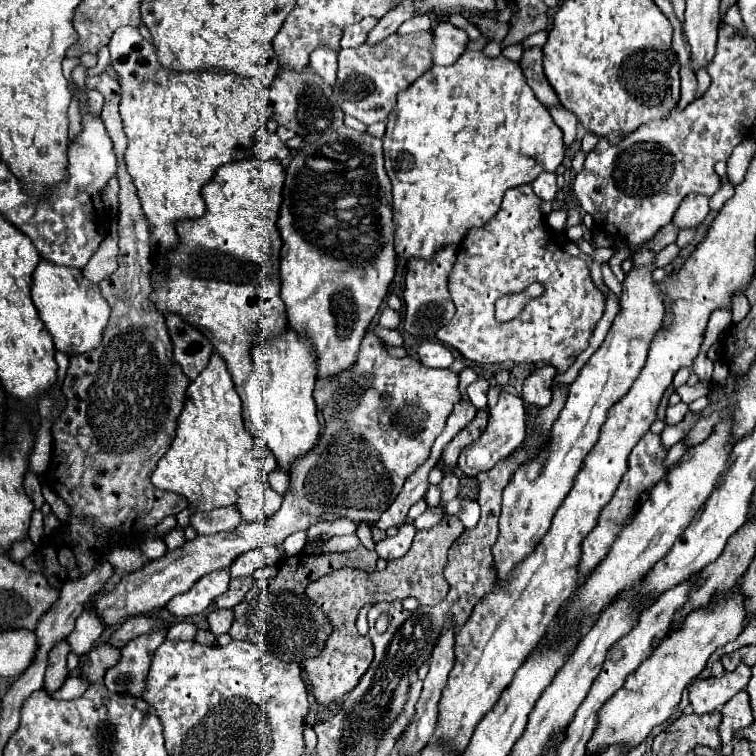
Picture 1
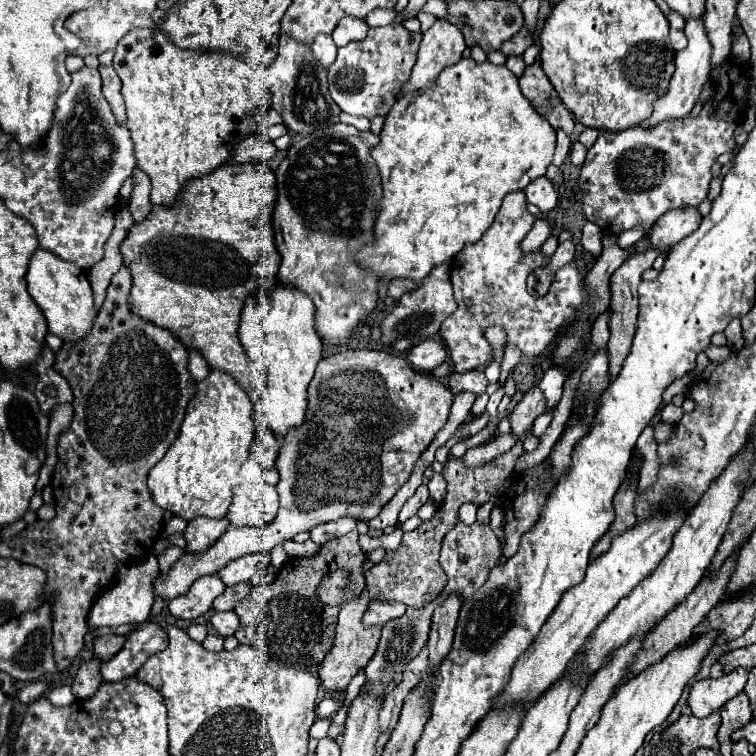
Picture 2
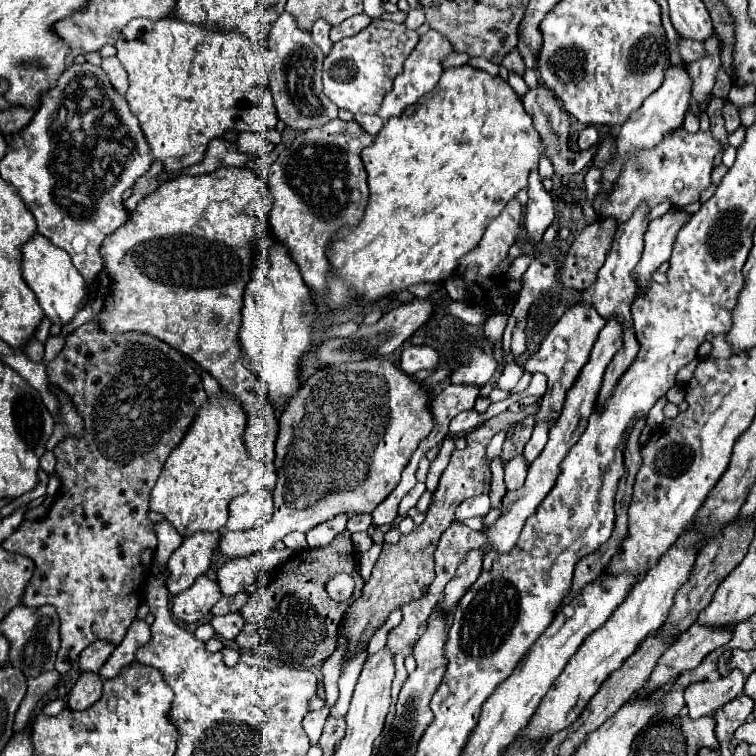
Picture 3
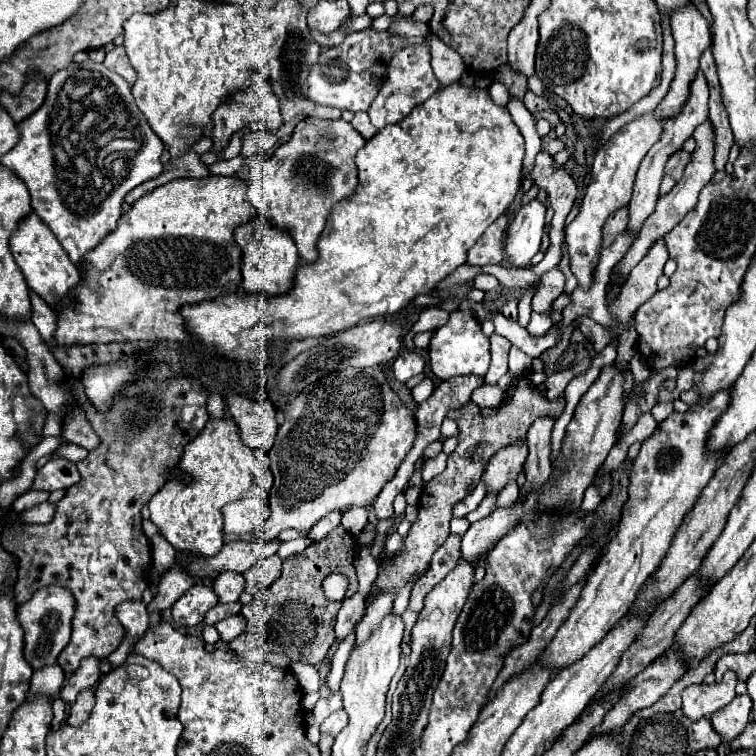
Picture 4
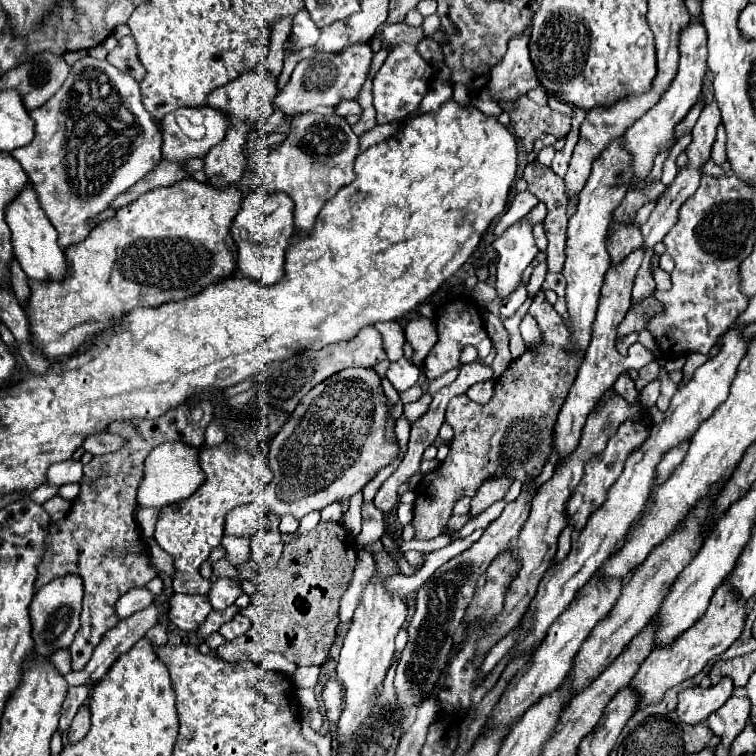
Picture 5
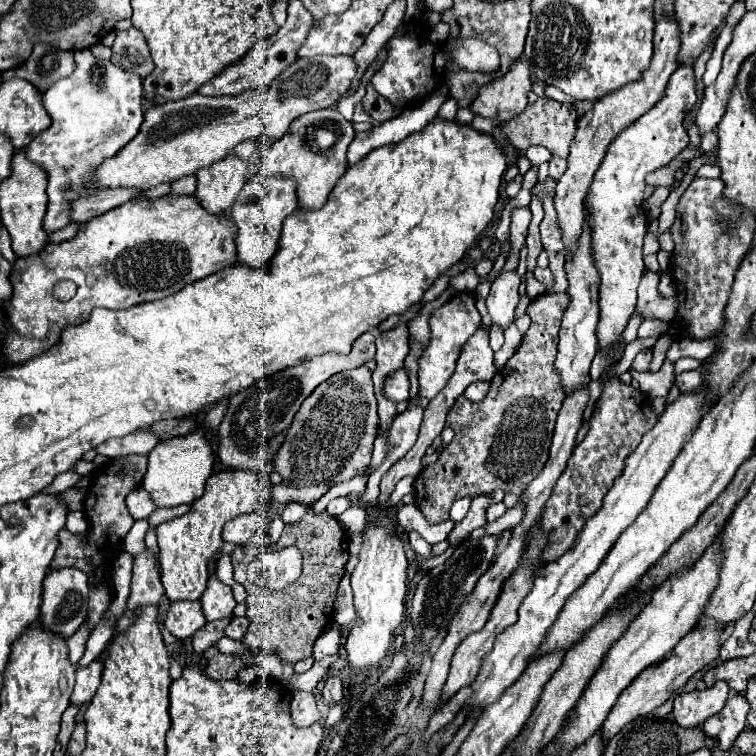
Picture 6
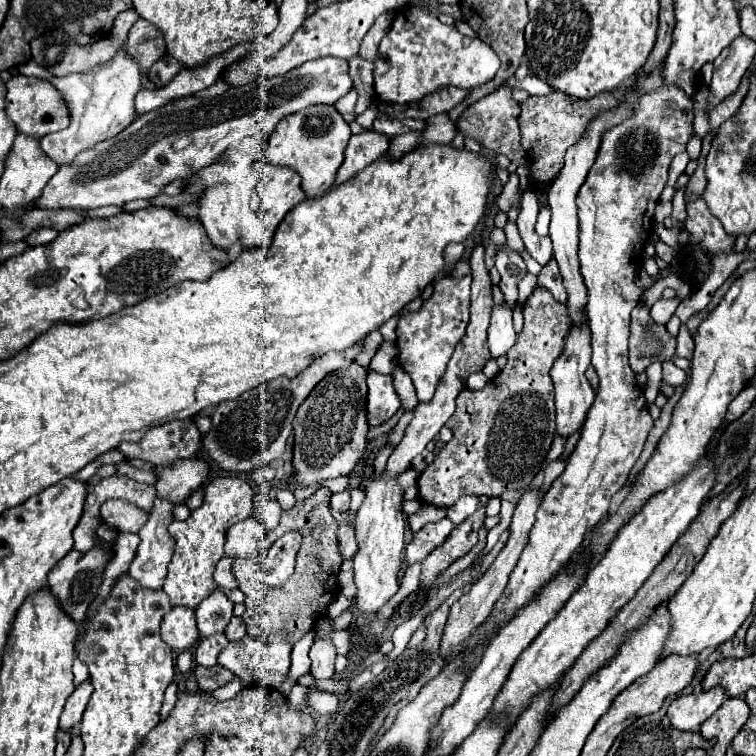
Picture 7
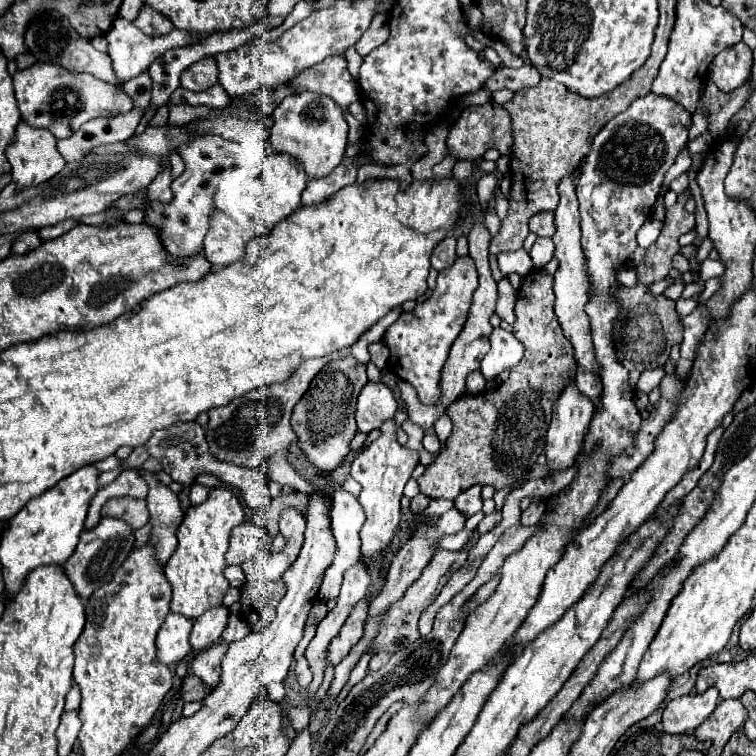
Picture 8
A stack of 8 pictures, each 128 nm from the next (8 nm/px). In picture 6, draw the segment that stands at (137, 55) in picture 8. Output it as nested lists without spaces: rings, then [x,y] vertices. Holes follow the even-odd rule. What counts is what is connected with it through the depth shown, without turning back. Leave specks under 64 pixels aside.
[[[90,50],[74,52],[74,60],[76,70],[68,78],[58,80],[42,96],[44,110],[52,120],[50,128],[40,132],[38,138],[24,148],[26,158],[48,174],[48,212],[44,216],[44,230],[50,234],[72,222],[70,206],[74,200],[88,196],[82,192],[82,184],[90,180],[90,172],[94,172],[106,156],[116,156],[122,146],[138,134],[144,120],[140,76],[126,72],[112,62],[96,60]]]

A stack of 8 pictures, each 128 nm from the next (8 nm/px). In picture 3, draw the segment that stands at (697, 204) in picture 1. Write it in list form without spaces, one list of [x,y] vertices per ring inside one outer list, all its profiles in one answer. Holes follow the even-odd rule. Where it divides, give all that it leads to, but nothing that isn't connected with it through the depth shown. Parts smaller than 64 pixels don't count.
[[[668,210],[664,216],[652,220],[648,224],[646,236],[644,236],[644,252],[642,260],[636,268],[636,278],[640,290],[644,290],[652,282],[652,272],[662,264],[670,260],[672,244],[682,230],[682,224],[690,220],[690,212],[686,210]]]

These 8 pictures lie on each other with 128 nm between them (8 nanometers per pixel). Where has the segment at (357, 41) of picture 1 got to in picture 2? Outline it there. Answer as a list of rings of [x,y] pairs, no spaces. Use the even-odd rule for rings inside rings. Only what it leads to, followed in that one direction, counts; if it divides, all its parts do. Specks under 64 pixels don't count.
[[[342,18],[336,26],[336,30],[332,32],[332,38],[336,42],[336,46],[346,46],[352,40],[362,40],[366,38],[368,26],[364,20],[360,18]]]

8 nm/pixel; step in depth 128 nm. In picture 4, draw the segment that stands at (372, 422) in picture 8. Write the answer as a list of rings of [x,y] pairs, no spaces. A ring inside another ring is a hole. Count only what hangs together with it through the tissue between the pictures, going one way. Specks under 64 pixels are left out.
[[[402,350],[400,356],[394,360],[392,368],[394,368],[396,380],[404,384],[408,378],[420,374],[424,370],[424,366],[426,366],[426,360],[422,358],[420,352],[416,352],[416,350]]]

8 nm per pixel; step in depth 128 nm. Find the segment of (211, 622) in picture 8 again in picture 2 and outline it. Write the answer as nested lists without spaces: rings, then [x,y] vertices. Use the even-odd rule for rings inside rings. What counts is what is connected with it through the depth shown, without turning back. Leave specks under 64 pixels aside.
[[[256,552],[256,554],[246,554],[242,558],[236,558],[228,566],[224,566],[218,576],[226,586],[234,586],[238,582],[248,582],[256,570],[262,570],[270,566],[270,552]]]

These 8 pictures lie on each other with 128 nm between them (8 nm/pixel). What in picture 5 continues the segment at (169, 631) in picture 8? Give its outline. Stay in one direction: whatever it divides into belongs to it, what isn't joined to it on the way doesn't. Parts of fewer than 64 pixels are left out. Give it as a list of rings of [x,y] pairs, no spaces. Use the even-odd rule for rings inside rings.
[[[174,594],[170,600],[170,612],[168,618],[172,624],[176,624],[180,630],[196,630],[204,618],[210,612],[210,602],[206,596],[182,596]]]

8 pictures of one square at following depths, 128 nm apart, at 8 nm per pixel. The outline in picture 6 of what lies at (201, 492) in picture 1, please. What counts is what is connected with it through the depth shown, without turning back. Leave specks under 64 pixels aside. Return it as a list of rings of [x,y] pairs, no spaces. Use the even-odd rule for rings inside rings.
[[[250,470],[214,472],[206,482],[204,494],[194,500],[188,514],[156,526],[162,584],[170,600],[198,600],[202,596],[208,584],[208,560],[222,546],[224,524],[238,514],[261,510],[266,502],[270,502],[270,486],[281,483],[282,477],[272,472],[270,482]]]

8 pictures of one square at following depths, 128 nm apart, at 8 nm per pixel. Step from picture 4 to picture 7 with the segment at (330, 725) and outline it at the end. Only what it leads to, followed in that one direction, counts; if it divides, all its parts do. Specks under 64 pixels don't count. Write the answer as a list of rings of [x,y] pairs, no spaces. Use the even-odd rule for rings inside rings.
[[[326,638],[314,642],[314,646],[310,648],[310,658],[312,658],[310,674],[322,680],[334,678],[334,656],[336,656],[336,650]]]

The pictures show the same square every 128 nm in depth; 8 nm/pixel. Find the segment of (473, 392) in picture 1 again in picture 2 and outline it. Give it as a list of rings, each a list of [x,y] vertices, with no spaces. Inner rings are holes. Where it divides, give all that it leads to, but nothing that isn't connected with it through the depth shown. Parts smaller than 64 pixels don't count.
[[[482,370],[452,372],[448,386],[450,386],[450,390],[452,390],[454,394],[458,394],[458,392],[474,392],[476,396],[480,396],[480,394],[486,392],[488,380],[486,380],[486,376],[484,376]]]

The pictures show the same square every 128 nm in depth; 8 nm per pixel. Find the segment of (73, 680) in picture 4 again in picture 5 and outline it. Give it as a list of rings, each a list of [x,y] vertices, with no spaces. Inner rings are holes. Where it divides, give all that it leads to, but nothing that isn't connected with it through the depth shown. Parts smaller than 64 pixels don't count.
[[[80,684],[80,686],[68,688],[66,700],[64,700],[64,704],[62,704],[62,716],[60,716],[60,726],[58,726],[60,732],[66,732],[66,730],[70,728],[72,718],[76,716],[80,704],[86,702],[86,698],[90,696],[90,690],[92,690],[92,688],[94,688],[94,684]]]

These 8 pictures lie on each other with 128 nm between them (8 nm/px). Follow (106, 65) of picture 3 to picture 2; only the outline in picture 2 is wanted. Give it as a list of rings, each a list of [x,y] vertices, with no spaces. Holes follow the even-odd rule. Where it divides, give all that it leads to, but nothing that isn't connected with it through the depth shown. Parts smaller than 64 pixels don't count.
[[[102,66],[100,76],[102,76],[102,94],[106,96],[118,124],[126,124],[126,112],[124,112],[124,100],[122,100],[122,94],[120,94],[118,74],[114,72],[112,66]]]

